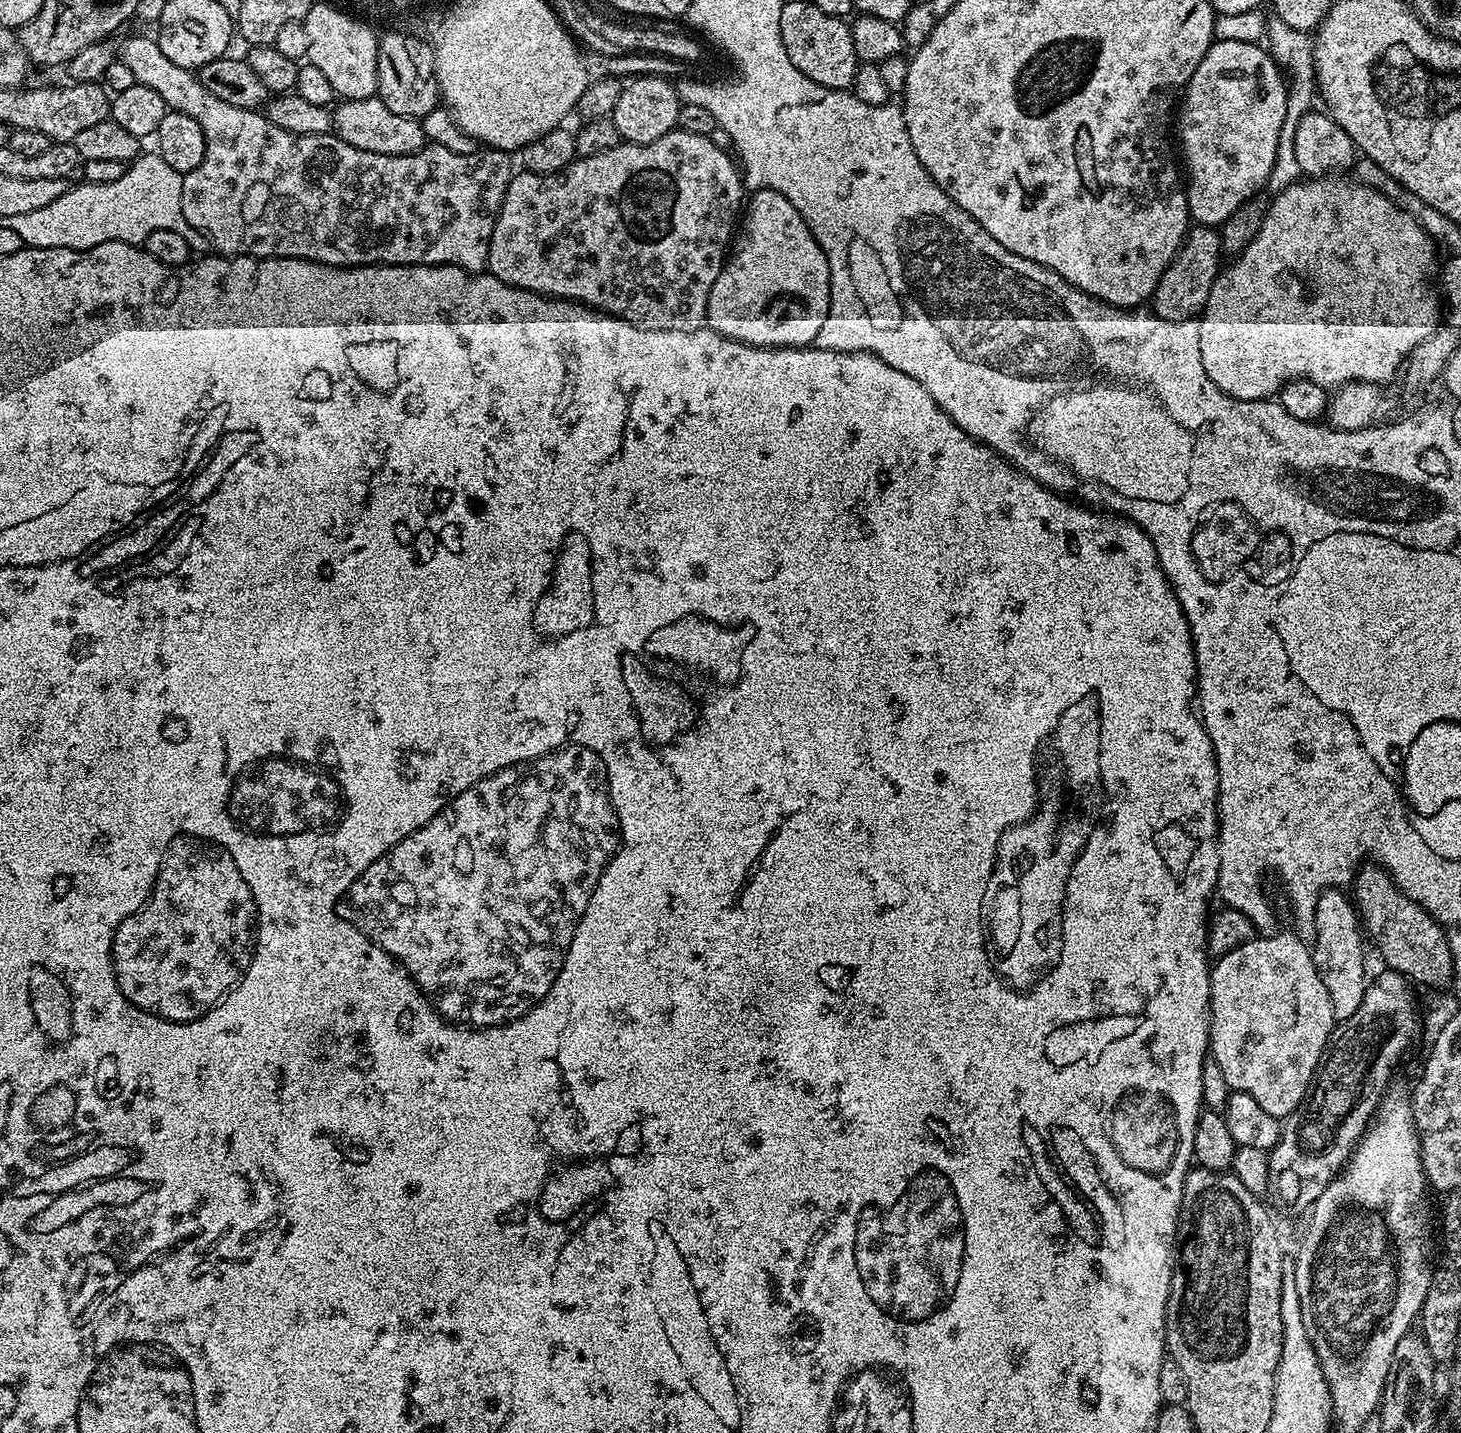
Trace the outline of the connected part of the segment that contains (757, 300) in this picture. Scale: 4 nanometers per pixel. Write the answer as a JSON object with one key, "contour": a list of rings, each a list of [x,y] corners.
{"contour":[[[769,188],[755,189],[755,191],[747,197],[746,211],[742,216],[742,223],[739,225],[738,235],[734,240],[734,247],[731,249],[723,270],[718,274],[718,278],[710,290],[708,314],[706,317],[707,327],[713,328],[720,336],[725,336],[726,338],[737,340],[738,342],[749,344],[750,346],[758,346],[759,348],[807,348],[815,341],[818,330],[822,330],[822,322],[826,322],[826,314],[828,313],[829,306],[830,266],[826,262],[826,254],[818,246],[814,234],[809,230],[808,223],[804,221],[802,214],[798,214],[798,210],[794,210],[790,198],[786,198],[782,194],[778,194]]]}

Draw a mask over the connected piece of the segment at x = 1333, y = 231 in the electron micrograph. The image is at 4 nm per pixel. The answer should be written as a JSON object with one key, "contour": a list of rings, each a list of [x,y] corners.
{"contour":[[[1329,174],[1325,175],[1323,178],[1304,178],[1295,184],[1289,185],[1284,192],[1275,193],[1274,199],[1276,200],[1273,204],[1269,203],[1267,205],[1264,221],[1262,226],[1258,230],[1256,237],[1245,246],[1244,251],[1239,253],[1235,257],[1236,260],[1232,265],[1225,267],[1216,278],[1213,284],[1213,288],[1209,292],[1209,300],[1206,302],[1203,313],[1199,317],[1200,322],[1200,349],[1202,350],[1202,366],[1206,366],[1206,374],[1210,374],[1210,378],[1216,386],[1218,386],[1226,395],[1233,396],[1239,400],[1267,400],[1269,398],[1275,397],[1279,393],[1280,389],[1288,383],[1289,380],[1309,380],[1310,382],[1318,382],[1324,388],[1329,390],[1335,389],[1337,386],[1346,385],[1352,381],[1360,381],[1362,383],[1387,385],[1387,380],[1392,380],[1396,376],[1396,371],[1401,371],[1402,365],[1407,361],[1411,352],[1414,350],[1419,343],[1424,340],[1431,341],[1433,339],[1432,331],[1436,328],[1436,323],[1442,320],[1442,300],[1438,295],[1436,297],[1436,292],[1431,288],[1428,283],[1432,280],[1432,271],[1436,268],[1436,250],[1438,251],[1437,245],[1434,243],[1433,238],[1431,238],[1423,228],[1420,227],[1419,222],[1415,217],[1408,211],[1401,210],[1399,207],[1397,209],[1386,197],[1380,192],[1375,192],[1372,188],[1367,188],[1364,184],[1355,184],[1352,180],[1339,180],[1339,175]]]}

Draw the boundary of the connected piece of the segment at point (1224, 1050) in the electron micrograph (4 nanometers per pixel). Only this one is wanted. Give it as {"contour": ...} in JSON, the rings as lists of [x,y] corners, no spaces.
{"contour":[[[1276,932],[1273,936],[1253,938],[1219,957],[1210,968],[1211,1059],[1222,1069],[1222,1078],[1226,1078],[1231,1091],[1250,1094],[1250,1098],[1254,1098],[1254,1102],[1258,1102],[1266,1114],[1281,1118],[1291,1117],[1305,1103],[1320,1061],[1324,1059],[1324,1049],[1328,1047],[1328,1039],[1337,1023],[1330,1006],[1330,994],[1326,994],[1326,986],[1322,978],[1318,978],[1309,945],[1304,945],[1299,940],[1301,937],[1292,932]]]}

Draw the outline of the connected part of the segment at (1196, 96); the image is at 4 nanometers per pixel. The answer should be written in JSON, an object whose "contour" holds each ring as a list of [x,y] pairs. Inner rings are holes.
{"contour":[[[1216,40],[1206,58],[1198,62],[1198,70],[1194,70],[1190,82],[1185,86],[1178,108],[1178,148],[1184,151],[1182,164],[1188,179],[1188,215],[1197,225],[1223,226],[1236,210],[1259,193],[1256,192],[1259,188],[1267,185],[1283,128],[1285,93],[1284,72],[1272,59],[1268,48],[1260,44]]]}

